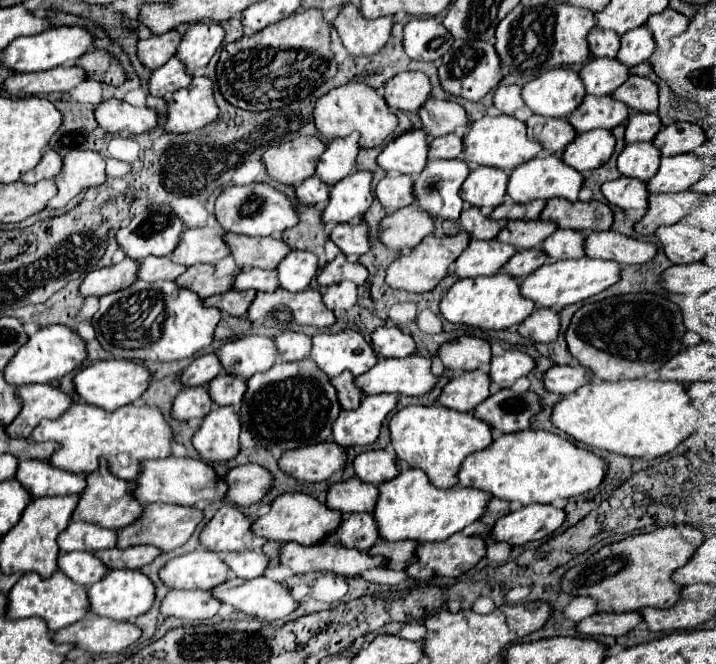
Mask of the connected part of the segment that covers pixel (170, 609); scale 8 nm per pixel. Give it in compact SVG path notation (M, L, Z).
M168 592L160 604L164 616L174 616L182 620L208 620L220 608L220 602L210 596L210 592Z

